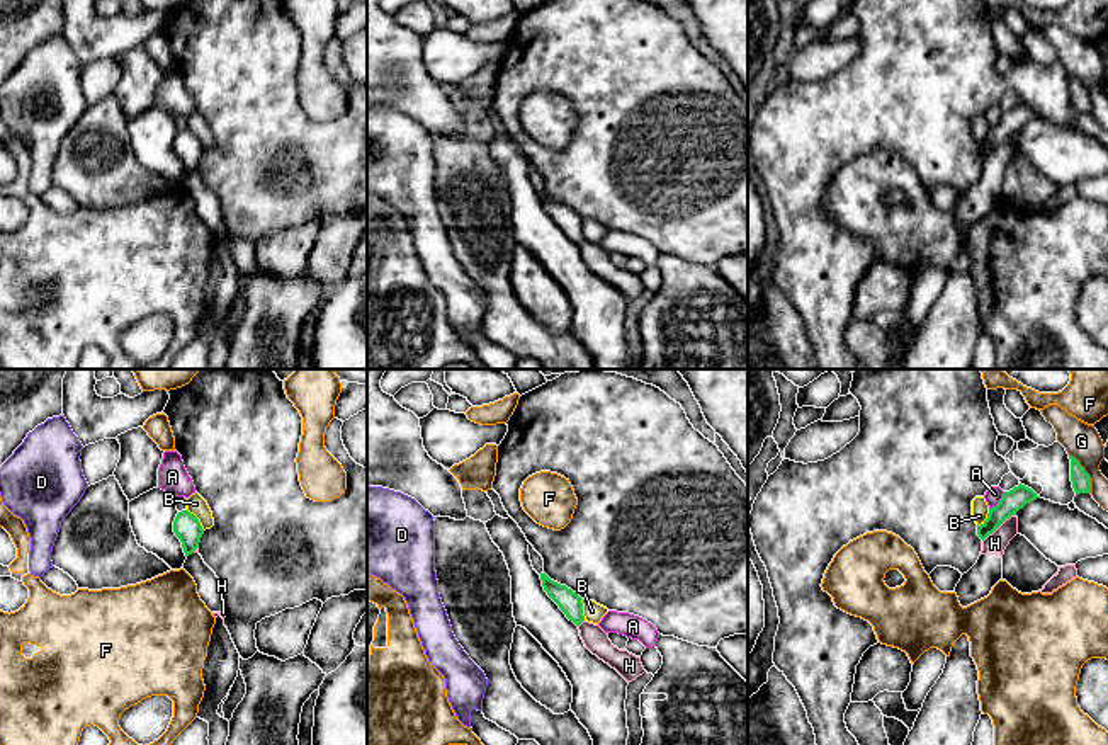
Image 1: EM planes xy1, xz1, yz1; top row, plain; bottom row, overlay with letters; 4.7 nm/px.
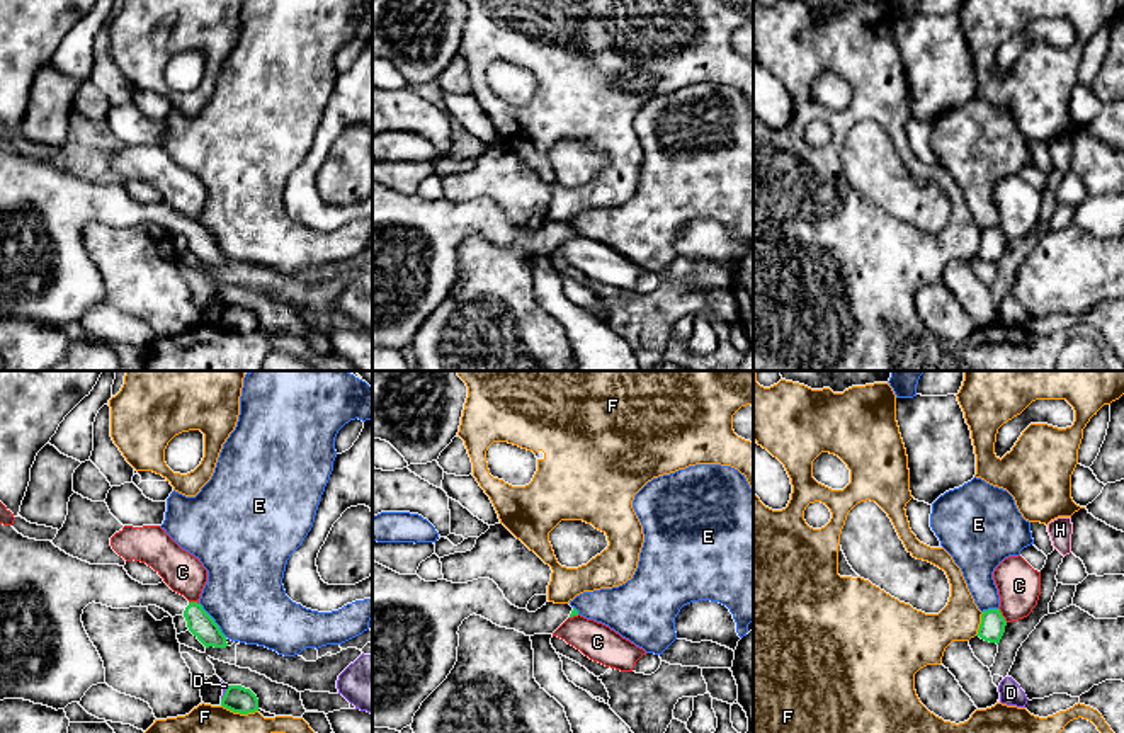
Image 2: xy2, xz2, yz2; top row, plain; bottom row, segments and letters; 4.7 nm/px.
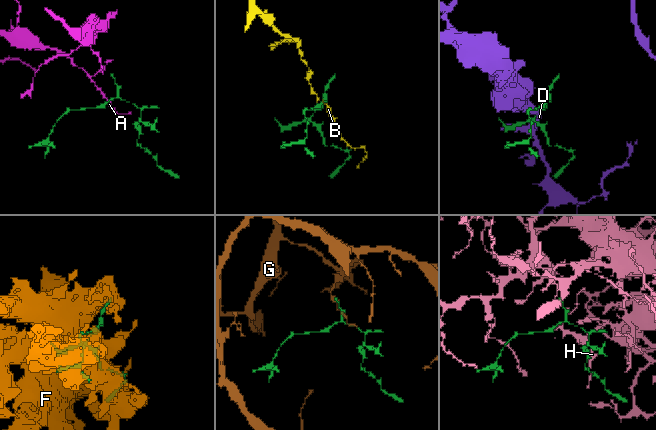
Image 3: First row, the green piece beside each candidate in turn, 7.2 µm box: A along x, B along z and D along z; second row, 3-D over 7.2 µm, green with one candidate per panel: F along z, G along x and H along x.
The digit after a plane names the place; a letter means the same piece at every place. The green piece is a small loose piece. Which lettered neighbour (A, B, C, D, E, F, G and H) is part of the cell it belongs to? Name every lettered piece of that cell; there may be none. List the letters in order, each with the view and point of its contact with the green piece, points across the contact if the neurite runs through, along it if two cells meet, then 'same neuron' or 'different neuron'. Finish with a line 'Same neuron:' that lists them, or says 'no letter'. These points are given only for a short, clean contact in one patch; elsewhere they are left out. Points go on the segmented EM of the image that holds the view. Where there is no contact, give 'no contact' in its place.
A: yz1 (1000, 502) | along yz1 (1005, 492), (989, 509) | different neuron
B: xy1 (197, 519) | along xy1 (187, 509), (204, 529) | different neuron
C: yz2 (1000, 614) | along yz2 (999, 607), (1007, 621) | different neuron
D: xy2 (225, 693) | different neuron
E: xy2 (213, 619) | different neuron
F: xy2 (240, 713) | different neuron
G: yz1 (1086, 473) | different neuron
H: yz1 (998, 526) | different neuron
Same neuron: no letter

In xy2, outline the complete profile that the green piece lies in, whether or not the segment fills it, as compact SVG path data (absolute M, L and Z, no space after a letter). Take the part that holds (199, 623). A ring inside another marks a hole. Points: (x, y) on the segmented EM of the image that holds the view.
M0 524L0 701L24 699L58 711L80 702L92 685L105 682L104 662L82 622L83 609L92 602L112 609L156 605L172 617L184 616L189 631L206 648L228 646L202 605L189 602L165 582L143 585L124 566L90 565L51 541L29 539Z

